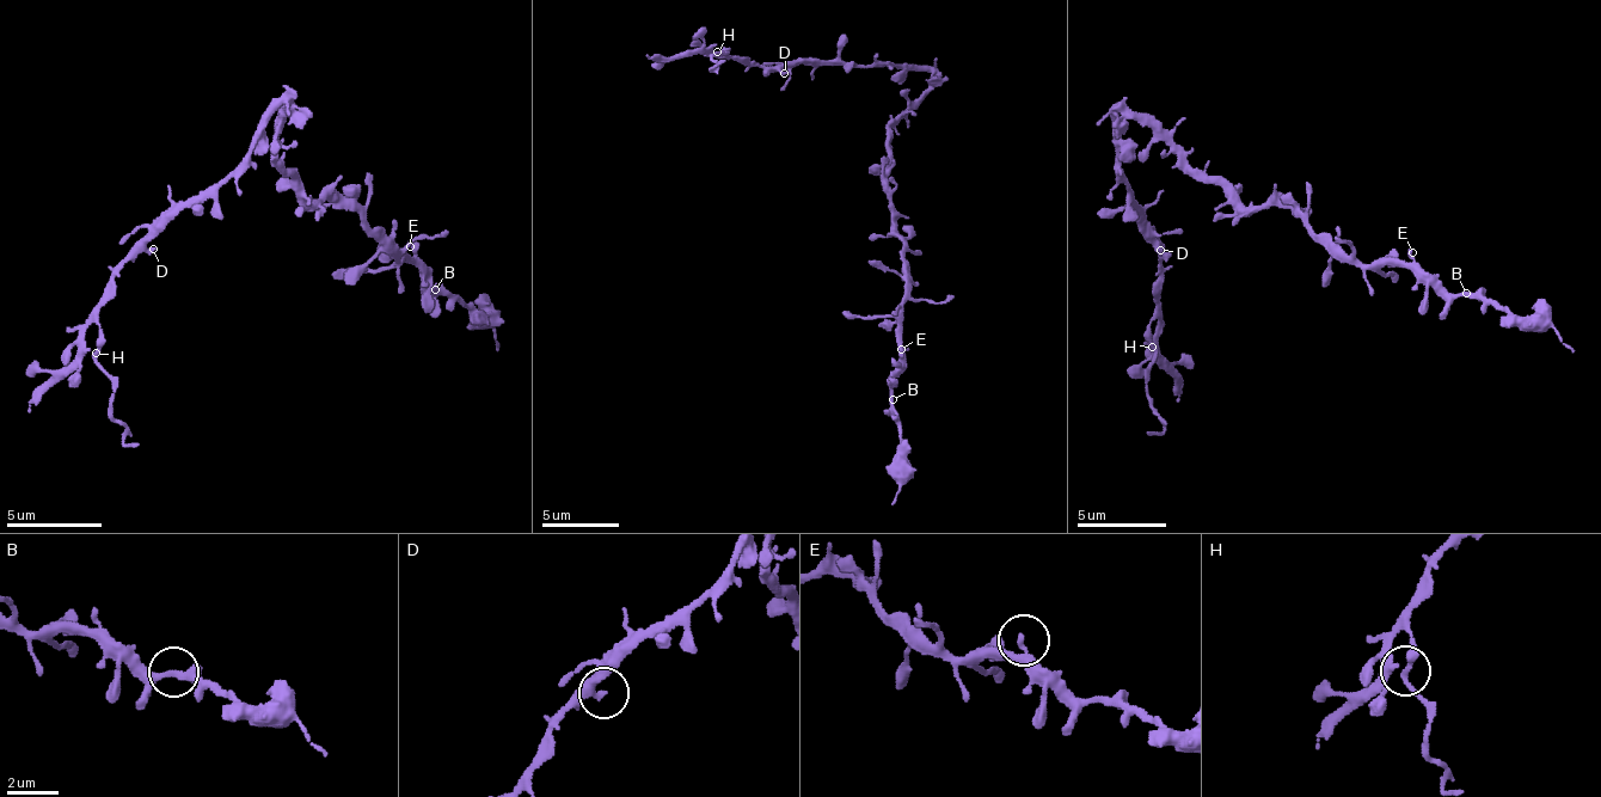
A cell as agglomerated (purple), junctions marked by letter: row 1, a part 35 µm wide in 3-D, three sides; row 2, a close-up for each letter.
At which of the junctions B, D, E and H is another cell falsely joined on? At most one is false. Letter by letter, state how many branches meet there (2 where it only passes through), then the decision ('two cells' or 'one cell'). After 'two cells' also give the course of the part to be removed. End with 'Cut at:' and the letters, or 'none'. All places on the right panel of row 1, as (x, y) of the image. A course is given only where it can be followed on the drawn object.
B: 2 | one cell
D: 2 | one cell
E: 2 | one cell
H: 2 | two cells | (1151, 348), (1145, 397), (1165, 429), (1146, 433)
Cut at: H

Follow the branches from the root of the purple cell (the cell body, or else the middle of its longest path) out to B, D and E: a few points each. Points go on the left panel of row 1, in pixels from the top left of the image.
B: (273, 148), (300, 191), (360, 214), (393, 243), (397, 261), (419, 265), (435, 289)
D: (273, 148), (289, 106), (269, 121), (264, 140), (231, 173), (182, 202), (147, 244), (153, 249)
E: (273, 148), (300, 191), (360, 214), (393, 243), (397, 261), (413, 256), (410, 246)

